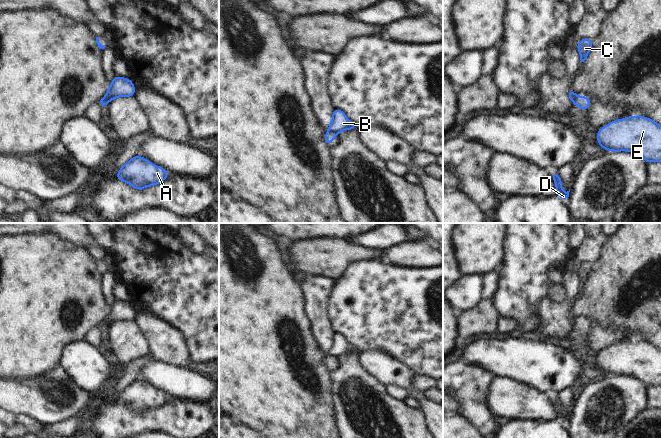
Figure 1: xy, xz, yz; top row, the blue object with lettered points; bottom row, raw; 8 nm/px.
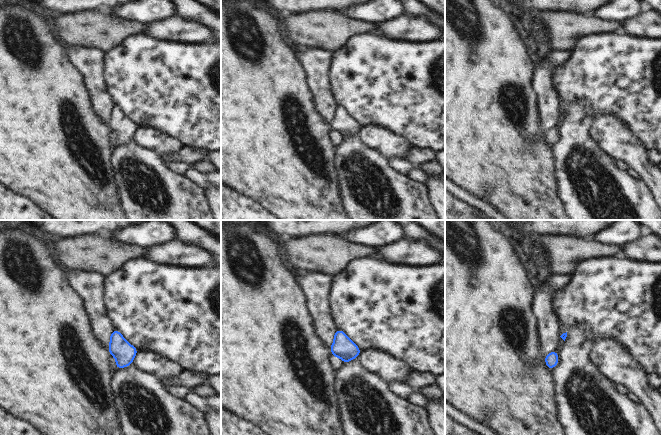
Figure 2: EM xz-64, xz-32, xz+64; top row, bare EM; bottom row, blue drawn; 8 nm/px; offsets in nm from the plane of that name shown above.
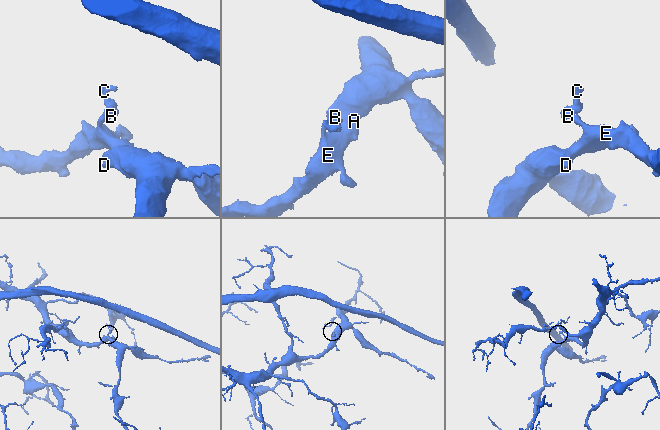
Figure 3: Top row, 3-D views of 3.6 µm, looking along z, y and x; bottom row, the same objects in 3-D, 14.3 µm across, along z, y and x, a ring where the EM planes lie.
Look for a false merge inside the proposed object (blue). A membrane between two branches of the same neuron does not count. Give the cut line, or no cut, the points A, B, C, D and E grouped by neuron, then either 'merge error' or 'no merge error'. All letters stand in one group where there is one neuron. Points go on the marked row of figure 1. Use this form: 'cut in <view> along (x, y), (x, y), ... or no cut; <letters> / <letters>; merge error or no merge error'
cut in xz along (328, 130), (336, 134); A D E / B C; merge error

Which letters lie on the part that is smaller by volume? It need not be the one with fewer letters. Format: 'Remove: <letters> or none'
Remove: B, C.

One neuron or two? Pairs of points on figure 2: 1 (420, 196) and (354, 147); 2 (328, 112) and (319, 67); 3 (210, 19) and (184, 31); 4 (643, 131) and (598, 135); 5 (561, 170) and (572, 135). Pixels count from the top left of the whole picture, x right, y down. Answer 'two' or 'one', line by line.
1: one
2: one
3: two
4: two
5: one

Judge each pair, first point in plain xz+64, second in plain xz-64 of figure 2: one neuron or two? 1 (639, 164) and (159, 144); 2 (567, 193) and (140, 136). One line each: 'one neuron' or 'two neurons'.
1: one neuron
2: two neurons

